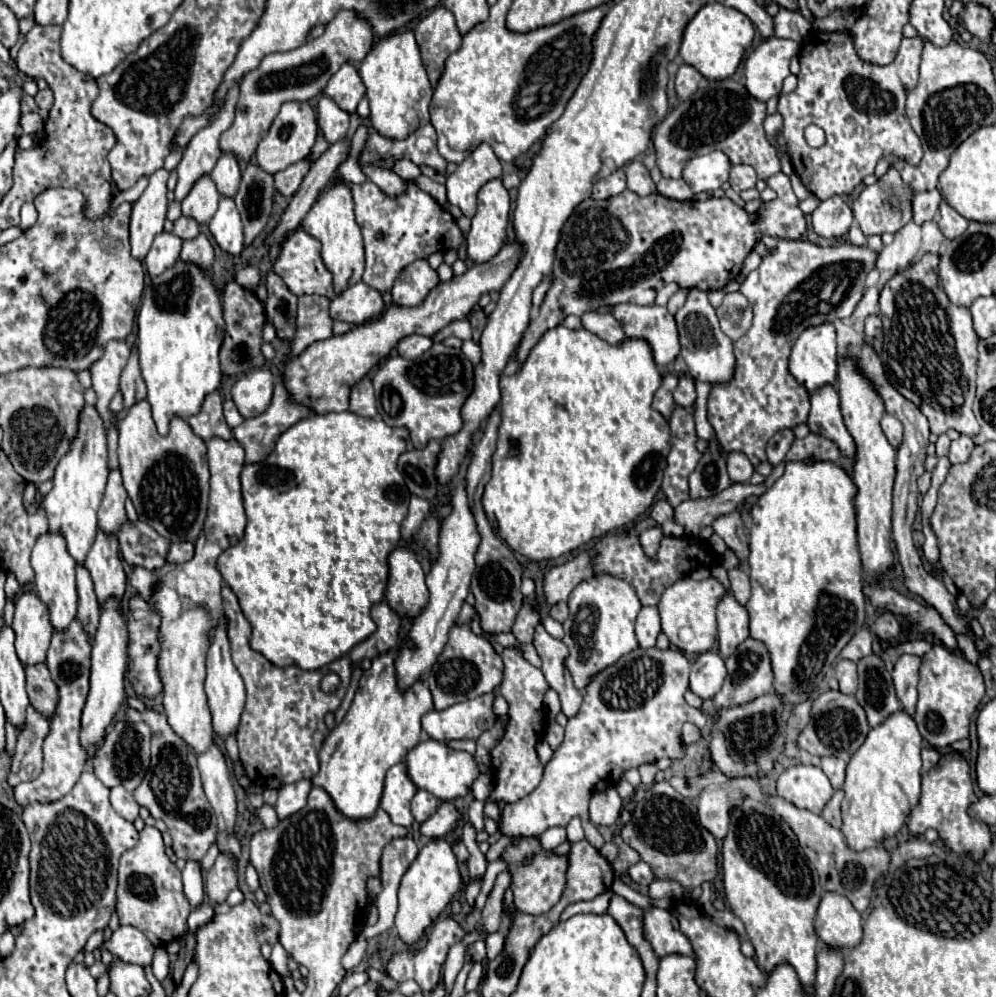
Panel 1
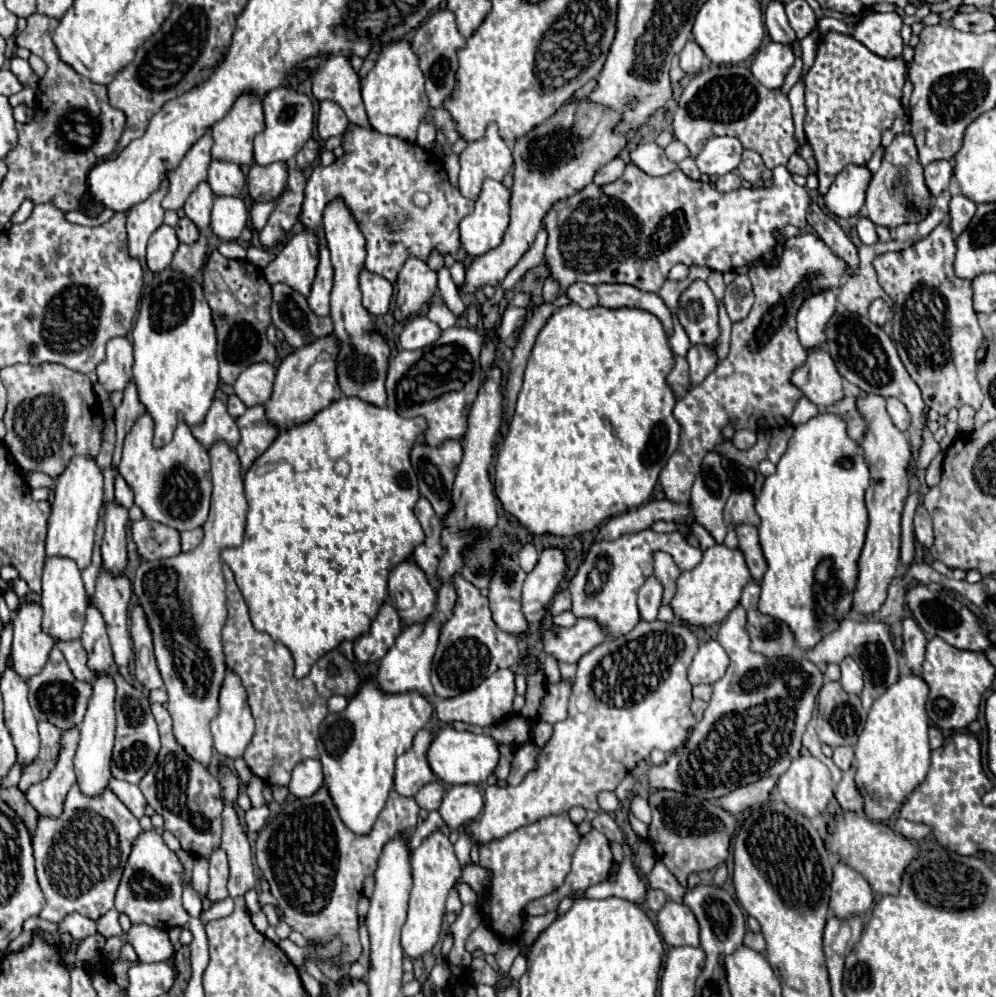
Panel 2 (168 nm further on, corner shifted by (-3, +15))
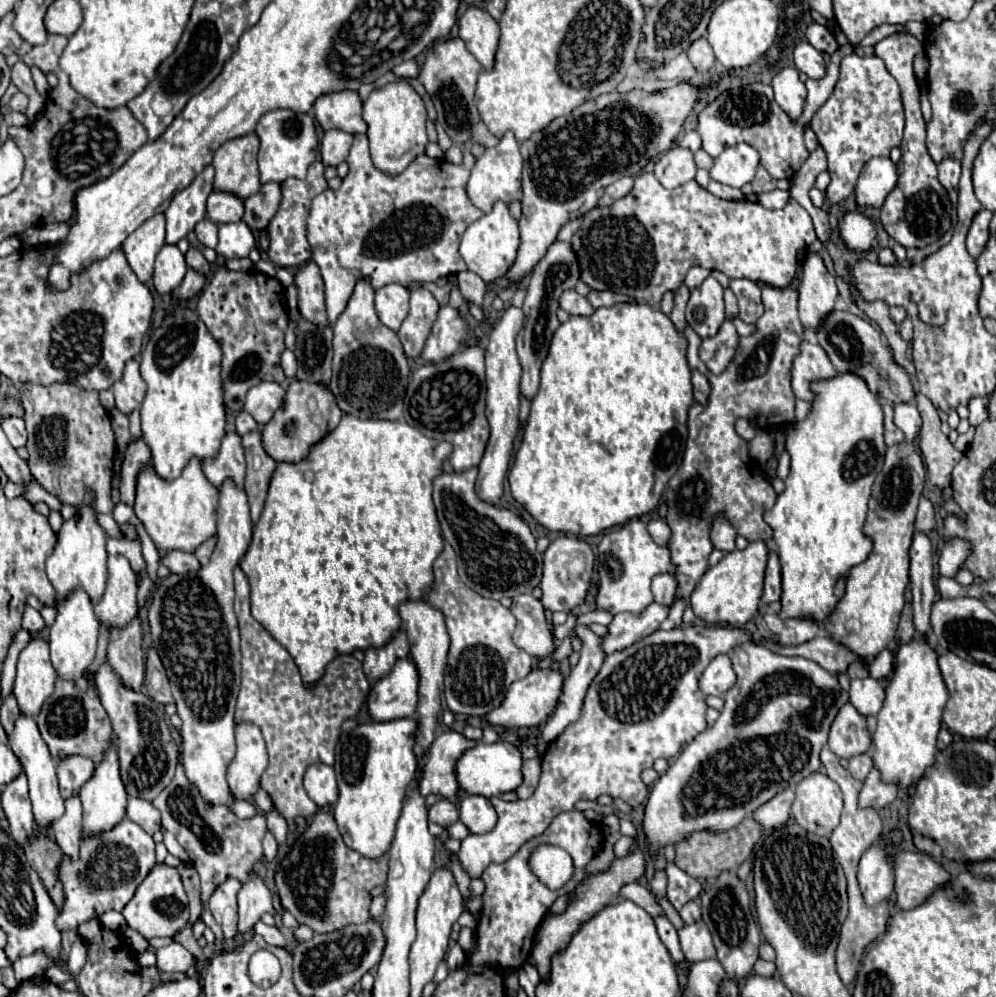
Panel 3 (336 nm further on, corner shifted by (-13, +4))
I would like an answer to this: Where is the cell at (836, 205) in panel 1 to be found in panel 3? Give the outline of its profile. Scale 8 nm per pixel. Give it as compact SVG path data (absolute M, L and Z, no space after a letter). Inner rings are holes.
M875 157L871 159L857 181L855 197L859 205L881 207L885 197L893 191L897 183L897 165L889 157Z

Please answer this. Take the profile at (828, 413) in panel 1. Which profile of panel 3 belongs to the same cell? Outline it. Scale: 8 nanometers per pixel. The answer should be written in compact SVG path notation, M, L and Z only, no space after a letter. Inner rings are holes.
M803 341L799 345L799 355L793 359L791 367L791 385L797 399L813 401L813 393L809 389L813 379L827 379L837 375L827 353L811 341Z

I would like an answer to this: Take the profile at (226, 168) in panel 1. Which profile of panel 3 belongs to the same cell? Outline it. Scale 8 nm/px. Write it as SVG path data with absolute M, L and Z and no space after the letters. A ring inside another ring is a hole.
M213 191L207 199L207 219L215 225L237 223L243 217L243 201L231 193Z

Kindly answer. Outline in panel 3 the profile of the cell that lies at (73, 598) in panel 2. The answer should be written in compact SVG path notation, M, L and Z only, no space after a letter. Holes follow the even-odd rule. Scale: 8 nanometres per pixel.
M75 591L57 607L57 619L49 633L49 647L51 647L51 663L57 671L59 679L81 679L87 673L87 667L95 659L97 651L97 635L99 623L93 615L93 603L85 591Z

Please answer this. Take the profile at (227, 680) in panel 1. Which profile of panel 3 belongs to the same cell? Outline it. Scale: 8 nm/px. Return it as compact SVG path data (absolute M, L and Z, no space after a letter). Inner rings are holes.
M241 723L235 727L237 755L229 765L227 781L235 799L251 799L259 789L259 779L267 769L267 751L259 727Z

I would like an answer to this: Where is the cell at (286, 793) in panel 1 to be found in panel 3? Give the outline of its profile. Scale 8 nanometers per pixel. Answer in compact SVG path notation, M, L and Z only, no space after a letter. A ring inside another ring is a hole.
M315 763L315 765L307 767L305 791L319 807L333 805L337 799L335 769L325 765L325 763Z

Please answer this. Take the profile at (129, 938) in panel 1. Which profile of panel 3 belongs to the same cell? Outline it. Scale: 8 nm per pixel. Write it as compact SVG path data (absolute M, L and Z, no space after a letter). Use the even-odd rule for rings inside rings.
M171 943L157 951L157 967L165 973L187 973L195 965L195 957L179 943Z

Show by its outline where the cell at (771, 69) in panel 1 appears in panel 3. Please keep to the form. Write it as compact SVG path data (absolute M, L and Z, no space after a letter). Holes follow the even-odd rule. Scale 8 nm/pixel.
M781 69L773 83L771 83L773 91L775 91L775 101L777 105L795 121L801 117L803 107L805 107L805 97L807 97L807 89L805 85L799 81L799 71L797 69Z

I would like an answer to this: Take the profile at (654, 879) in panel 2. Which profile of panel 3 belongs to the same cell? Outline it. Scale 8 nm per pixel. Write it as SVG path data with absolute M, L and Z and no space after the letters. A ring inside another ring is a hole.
M689 901L687 905L683 905L683 909L679 911L679 915L683 917L685 923L695 923L701 919L701 907L695 901Z

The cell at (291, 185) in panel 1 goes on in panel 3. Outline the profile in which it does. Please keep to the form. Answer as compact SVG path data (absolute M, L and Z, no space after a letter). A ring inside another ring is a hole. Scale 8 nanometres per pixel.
M265 183L259 193L245 199L243 207L243 223L247 223L253 231L263 231L269 221L273 219L275 211L279 209L281 201L281 185L279 183Z

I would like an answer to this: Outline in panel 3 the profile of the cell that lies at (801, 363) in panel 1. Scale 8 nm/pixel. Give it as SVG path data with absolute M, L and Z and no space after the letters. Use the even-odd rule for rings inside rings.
M807 253L803 267L801 267L801 275L799 275L799 319L803 323L803 327L807 331L817 331L819 325L823 323L823 319L833 311L835 299L839 297L837 285L835 285L835 277L827 271L823 259L819 253Z

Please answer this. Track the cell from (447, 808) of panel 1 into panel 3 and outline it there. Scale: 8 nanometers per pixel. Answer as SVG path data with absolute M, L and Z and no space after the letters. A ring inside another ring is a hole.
M467 795L459 807L459 819L469 827L471 833L487 833L497 823L497 813L487 797Z

